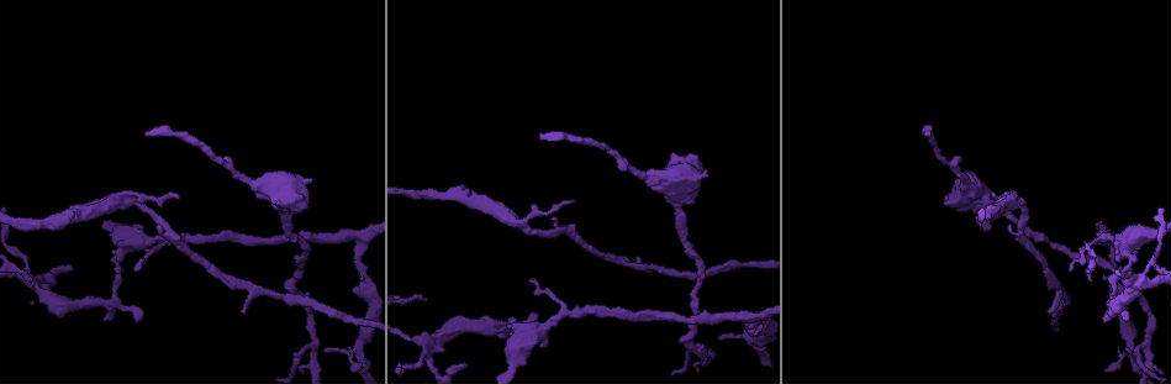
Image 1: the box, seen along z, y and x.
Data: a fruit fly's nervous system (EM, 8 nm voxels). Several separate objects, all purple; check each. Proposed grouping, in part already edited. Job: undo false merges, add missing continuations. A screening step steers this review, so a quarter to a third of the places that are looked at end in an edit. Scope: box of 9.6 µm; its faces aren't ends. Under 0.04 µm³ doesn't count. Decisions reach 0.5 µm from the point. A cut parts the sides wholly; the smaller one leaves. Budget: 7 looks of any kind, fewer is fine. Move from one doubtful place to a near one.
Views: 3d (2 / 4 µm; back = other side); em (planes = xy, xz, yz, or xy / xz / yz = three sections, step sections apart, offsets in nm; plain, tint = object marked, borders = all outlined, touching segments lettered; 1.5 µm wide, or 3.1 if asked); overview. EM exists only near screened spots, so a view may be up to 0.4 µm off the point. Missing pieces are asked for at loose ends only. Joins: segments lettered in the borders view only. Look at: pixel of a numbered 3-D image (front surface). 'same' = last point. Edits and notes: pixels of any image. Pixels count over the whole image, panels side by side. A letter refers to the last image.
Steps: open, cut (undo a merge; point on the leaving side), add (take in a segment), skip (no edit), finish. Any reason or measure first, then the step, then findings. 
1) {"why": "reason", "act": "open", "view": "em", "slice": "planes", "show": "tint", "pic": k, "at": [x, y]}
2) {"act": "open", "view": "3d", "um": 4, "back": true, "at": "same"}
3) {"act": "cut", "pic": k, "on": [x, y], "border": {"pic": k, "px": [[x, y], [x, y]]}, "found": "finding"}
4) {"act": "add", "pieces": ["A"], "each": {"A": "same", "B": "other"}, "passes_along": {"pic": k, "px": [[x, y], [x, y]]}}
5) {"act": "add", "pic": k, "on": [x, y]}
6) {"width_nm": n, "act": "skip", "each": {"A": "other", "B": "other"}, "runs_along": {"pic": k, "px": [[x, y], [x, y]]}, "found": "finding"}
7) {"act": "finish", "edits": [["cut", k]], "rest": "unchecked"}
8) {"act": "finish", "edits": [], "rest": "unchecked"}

{"why": "end of a long branch", "act": "open", "view": "3d", "um": 2, "pic": 1, "at": [930, 133]}

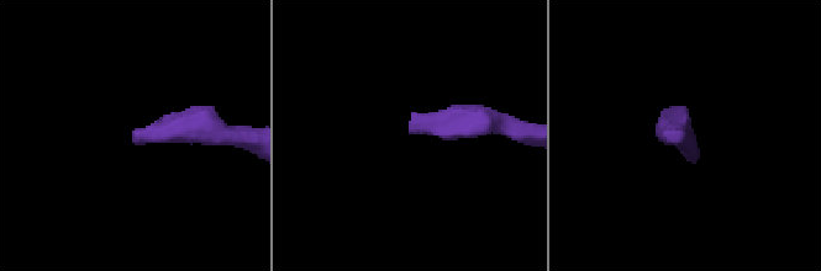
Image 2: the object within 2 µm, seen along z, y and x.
{"why": "now the EM", "act": "open", "view": "em", "slice": "xy", "step": 4, "show": "borders", "pic": 2, "at": [409, 126]}

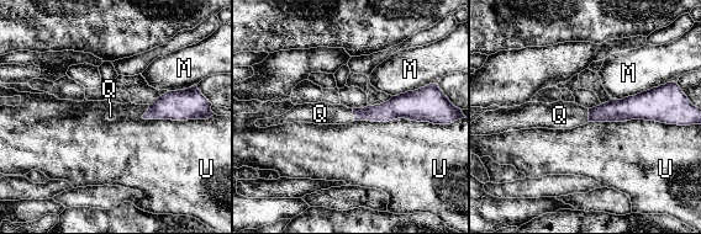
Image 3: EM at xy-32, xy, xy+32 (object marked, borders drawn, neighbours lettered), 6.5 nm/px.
{"width_nm": 100, "act": "add", "pieces": ["Q"], "each": {"M": "other", "Q": "same", "U": "other"}, "passes_along": {"pic": 3, "px": [[622, 110], [589, 115], [559, 115]]}, "found": "the neuron continues"}

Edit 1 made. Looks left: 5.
{"why": "narrows sharply", "act": "open", "view": "3d", "um": 2, "pic": 1, "at": [1127, 243]}

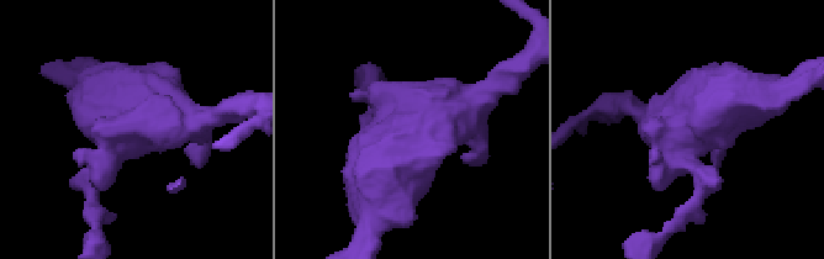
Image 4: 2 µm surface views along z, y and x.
{"arms": 3, "act": "open", "view": "em", "slice": "xz", "step": 8, "show": "borders", "pic": 4, "at": [697, 129]}

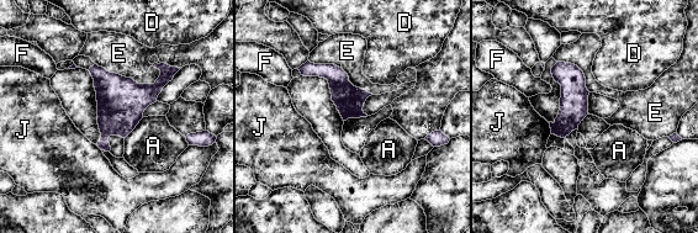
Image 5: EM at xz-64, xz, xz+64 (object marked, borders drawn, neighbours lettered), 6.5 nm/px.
{"width_nm": 300, "act": "cut", "pic": 5, "on": [338, 80], "each": {"A": "other", "D": "other", "E": "other", "F": "other", "J": "other"}, "border": {"pic": 5, "px": [[349, 81], [348, 98], [338, 110]]}, "found": "a second neuron is stuck on"}

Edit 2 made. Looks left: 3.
{"act": "finish", "edits": [["add", 3], ["cut", 5]], "rest": "unchecked"}

